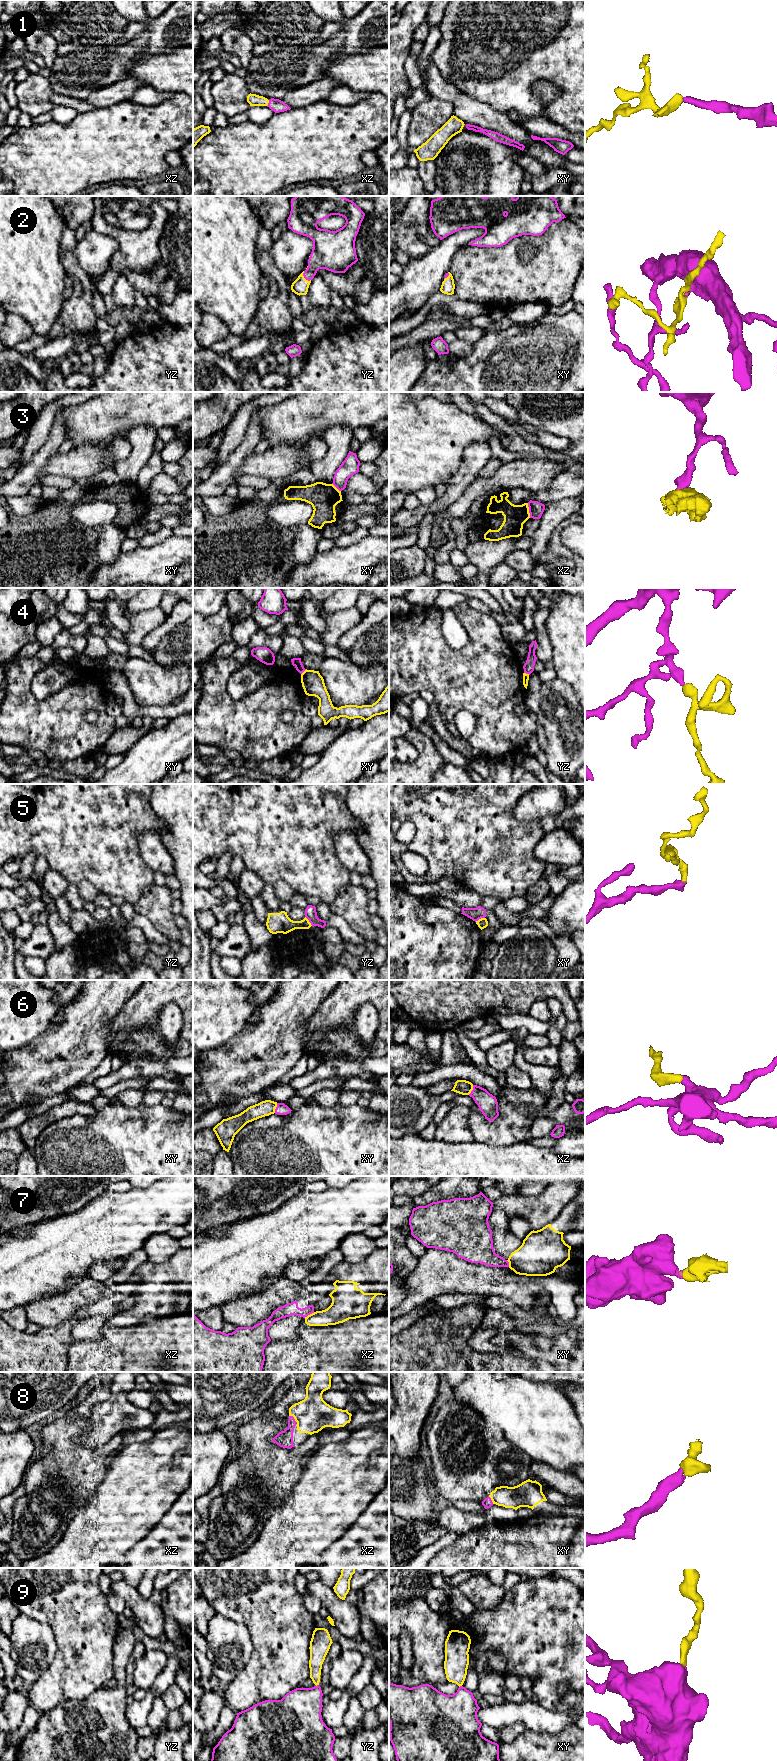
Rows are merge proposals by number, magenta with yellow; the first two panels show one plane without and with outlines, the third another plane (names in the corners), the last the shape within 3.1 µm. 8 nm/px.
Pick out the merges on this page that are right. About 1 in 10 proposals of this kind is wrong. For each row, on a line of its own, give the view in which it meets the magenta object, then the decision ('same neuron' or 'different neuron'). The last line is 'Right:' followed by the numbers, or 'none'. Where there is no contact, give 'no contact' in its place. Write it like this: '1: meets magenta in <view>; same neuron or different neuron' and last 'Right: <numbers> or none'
1: meets magenta in xz; same neuron
2: meets magenta in yz; same neuron
3: meets magenta in xz; different neuron
4: meets magenta in xy; different neuron
5: meets magenta in yz; different neuron
6: meets magenta in xy; same neuron
7: meets magenta in xz; different neuron
8: meets magenta in xz; same neuron
9: meets magenta in yz; same neuron
Right: 1, 2, 6, 8, 9

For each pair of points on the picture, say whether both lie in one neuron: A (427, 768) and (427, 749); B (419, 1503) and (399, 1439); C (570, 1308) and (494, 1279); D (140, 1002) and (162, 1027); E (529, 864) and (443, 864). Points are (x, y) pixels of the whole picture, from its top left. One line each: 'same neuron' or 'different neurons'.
A: same neuron
B: different neurons
C: same neuron
D: different neurons
E: same neuron

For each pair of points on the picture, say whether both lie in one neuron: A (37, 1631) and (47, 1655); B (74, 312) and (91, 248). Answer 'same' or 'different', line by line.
A: same
B: different

